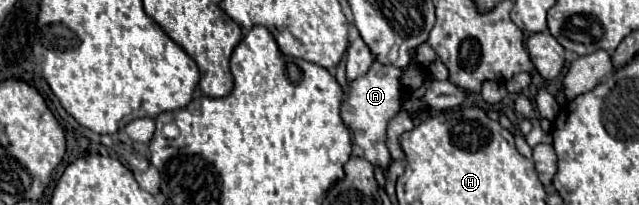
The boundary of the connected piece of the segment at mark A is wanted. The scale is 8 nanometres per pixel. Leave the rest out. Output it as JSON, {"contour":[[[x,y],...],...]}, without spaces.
{"contour":[[[375,61],[367,75],[363,75],[359,81],[351,83],[351,93],[341,103],[341,117],[347,123],[347,127],[351,129],[355,143],[363,149],[363,157],[371,165],[381,167],[385,173],[391,163],[391,153],[385,145],[385,129],[387,129],[387,123],[401,111],[401,105],[399,105],[401,93],[403,93],[403,87],[399,83],[401,73],[403,73],[403,69],[379,65],[379,61]]]}

